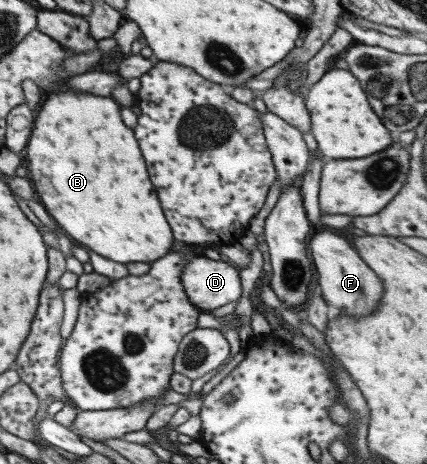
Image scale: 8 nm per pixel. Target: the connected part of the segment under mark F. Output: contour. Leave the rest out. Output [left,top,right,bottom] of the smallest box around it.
[308,230,383,317]

